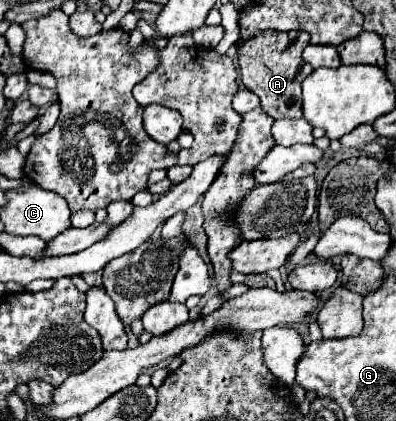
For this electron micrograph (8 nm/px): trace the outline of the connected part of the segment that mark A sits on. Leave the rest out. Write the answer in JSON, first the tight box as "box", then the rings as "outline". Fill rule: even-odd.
{"box":[237,30,313,120],"outline":[[[265,30],[239,44],[237,60],[241,66],[243,84],[261,98],[261,108],[275,120],[279,118],[301,118],[301,82],[313,68],[301,58],[311,36],[303,30],[275,32]]]}

